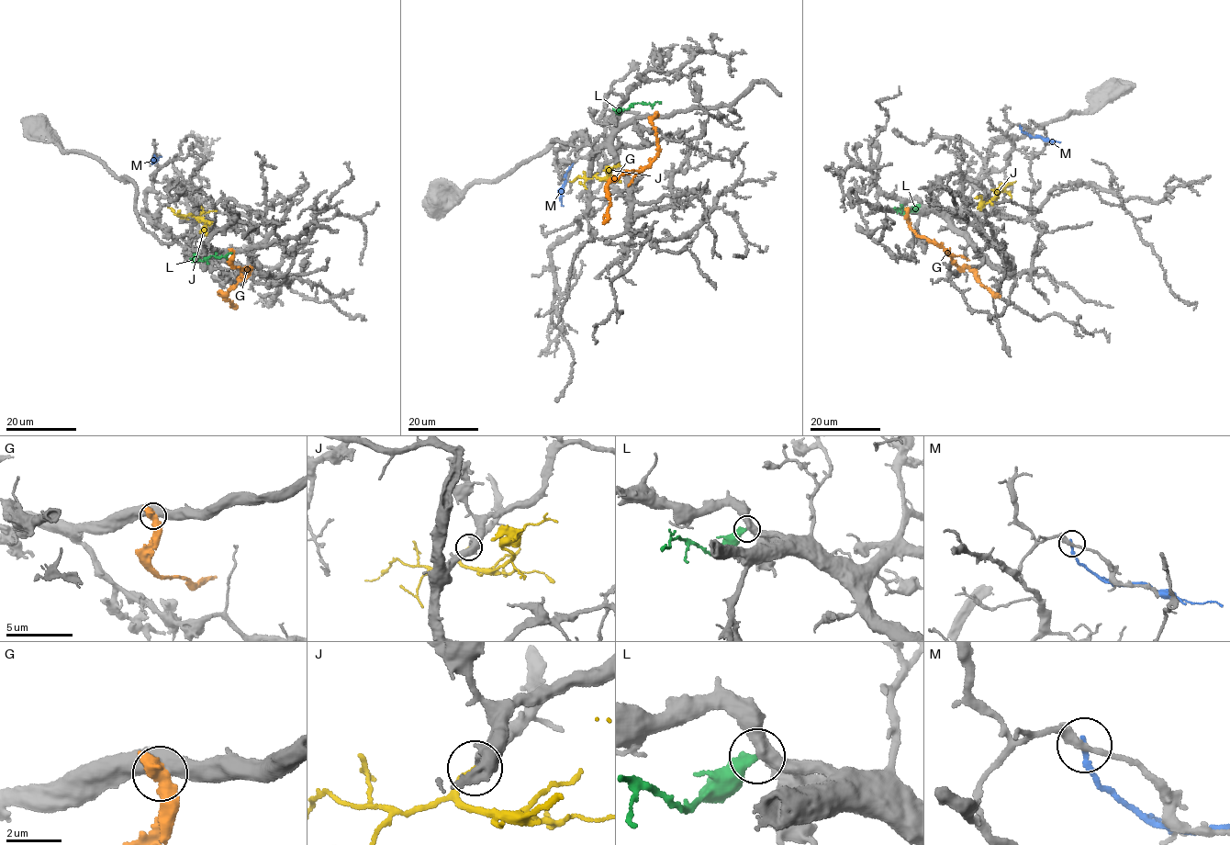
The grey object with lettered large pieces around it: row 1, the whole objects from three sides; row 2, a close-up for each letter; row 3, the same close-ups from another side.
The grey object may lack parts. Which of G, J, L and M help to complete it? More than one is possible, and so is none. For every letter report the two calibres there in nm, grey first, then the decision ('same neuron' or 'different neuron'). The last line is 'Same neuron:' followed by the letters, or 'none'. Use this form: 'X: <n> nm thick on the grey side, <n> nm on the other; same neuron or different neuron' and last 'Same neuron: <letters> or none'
G: 550 nm thick on the grey side, 650 nm on the other; different neuron
J: 320 nm thick on the grey side, 240 nm on the other; same neuron
L: 480 nm thick on the grey side, 400 nm on the other; same neuron
M: 280 nm thick on the grey side, 170 nm on the other; different neuron
Same neuron: J, L

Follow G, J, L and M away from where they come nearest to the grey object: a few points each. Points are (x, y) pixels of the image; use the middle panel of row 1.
G: (656, 115), (651, 122), (659, 153), (641, 171), (625, 172), (608, 184), (610, 202), (603, 224)
J: (598, 172), (597, 177), (604, 178), (609, 174), (607, 171), (620, 165)
L: (619, 114), (632, 104), (661, 103)
M: (572, 163), (560, 195), (563, 206)

